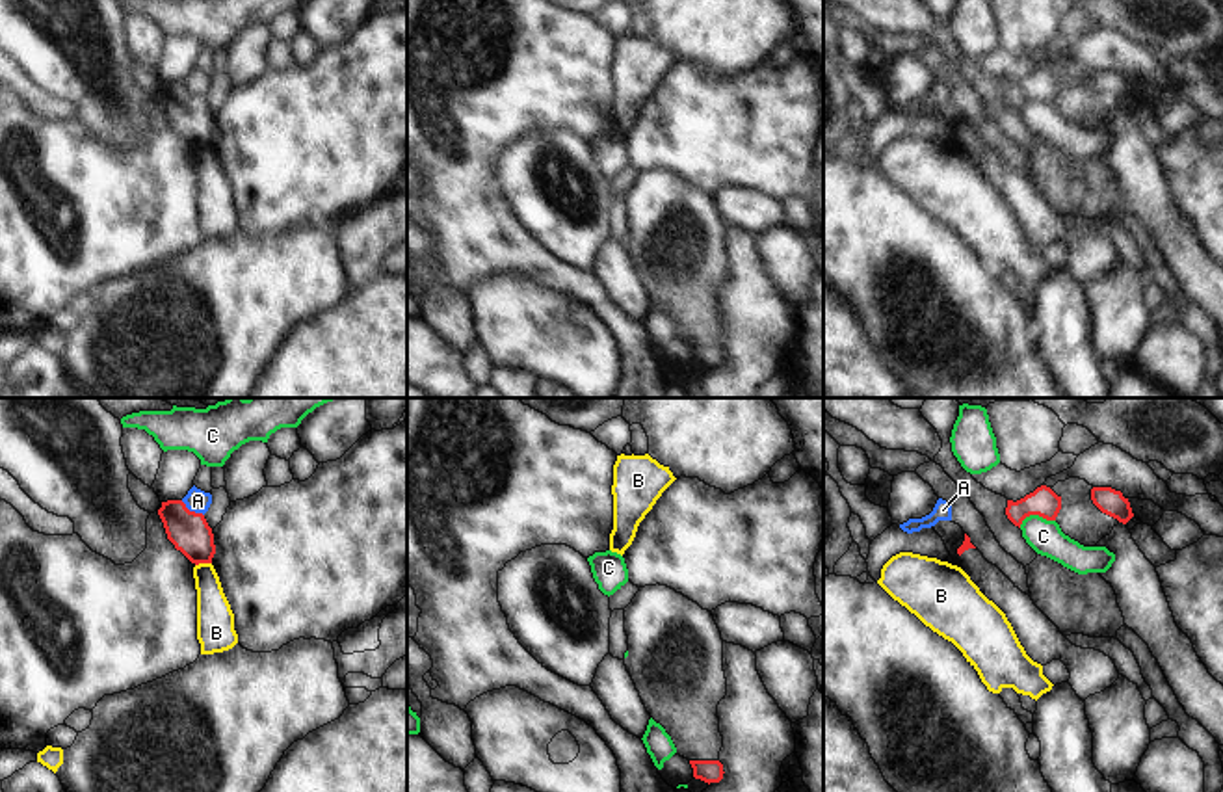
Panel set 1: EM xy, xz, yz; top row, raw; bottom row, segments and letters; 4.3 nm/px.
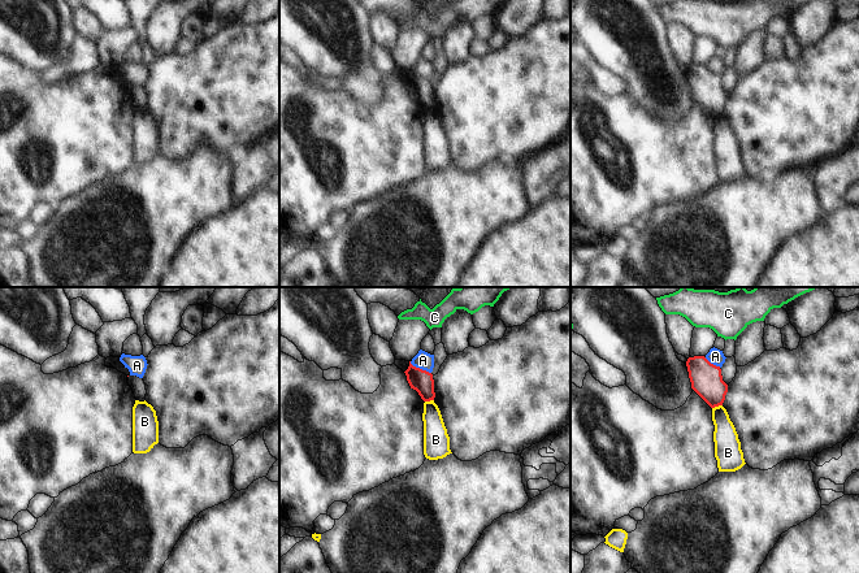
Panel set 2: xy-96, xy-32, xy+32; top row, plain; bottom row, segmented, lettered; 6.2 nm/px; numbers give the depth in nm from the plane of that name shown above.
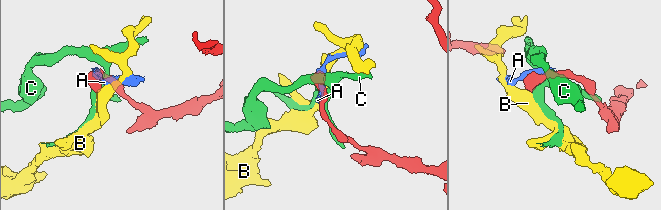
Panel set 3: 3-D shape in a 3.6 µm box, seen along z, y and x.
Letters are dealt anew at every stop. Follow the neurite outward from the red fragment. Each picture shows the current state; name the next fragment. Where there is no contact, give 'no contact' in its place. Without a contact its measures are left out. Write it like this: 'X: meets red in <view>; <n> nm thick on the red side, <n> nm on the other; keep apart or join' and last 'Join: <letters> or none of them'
A: meets red in xy; 170 nm thick on the red side, 100 nm on the other; keep apart
B: meets red in xy; 170 nm thick on the red side, 160 nm on the other; keep apart
C: meets red in yz; 120 nm thick on the red side, 150 nm on the other; keep apart
Join: none of them

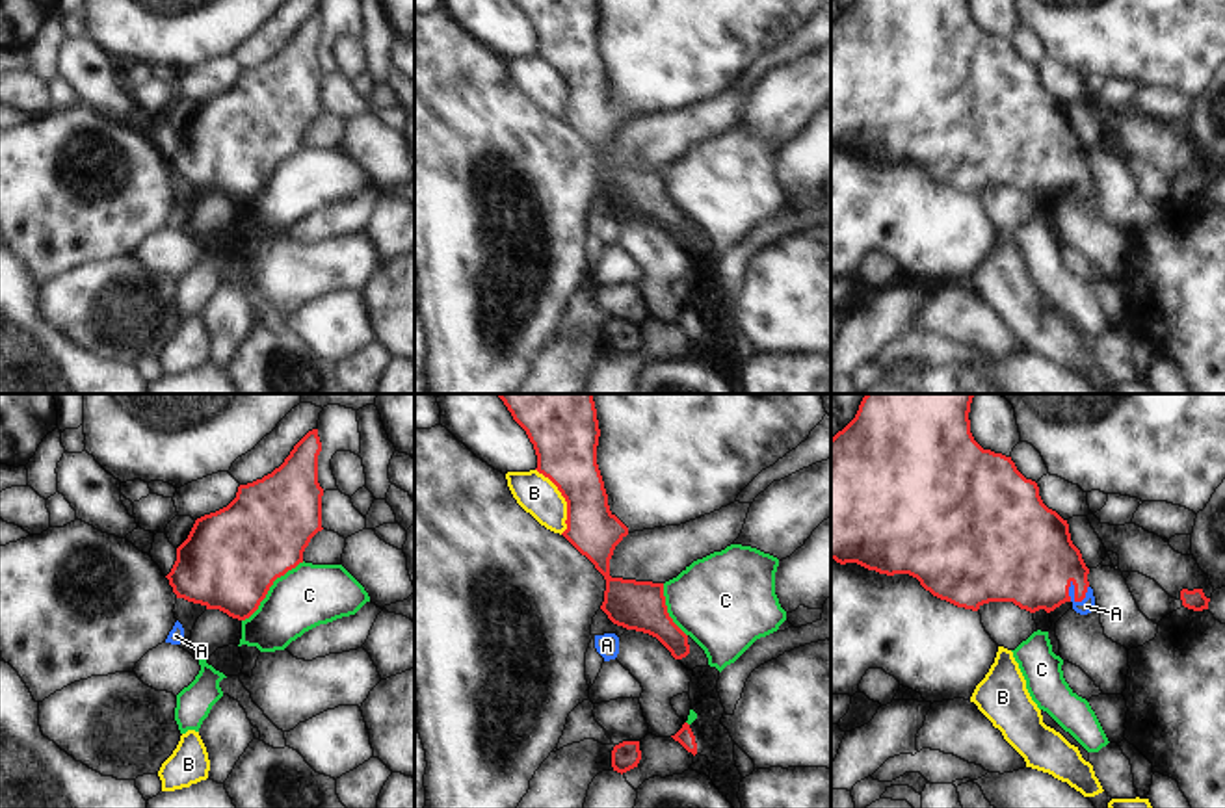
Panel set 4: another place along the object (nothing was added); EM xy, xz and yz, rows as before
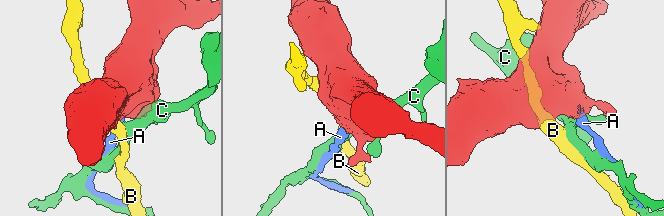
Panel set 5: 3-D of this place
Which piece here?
A: meets red in yz; 340 nm thick on the red side, 70 nm on the other; join
B: meets red in xz; 260 nm thick on the red side, 170 nm on the other; keep apart
C: meets red in xy; 420 nm thick on the red side, 280 nm on the other; keep apart
Join: A

